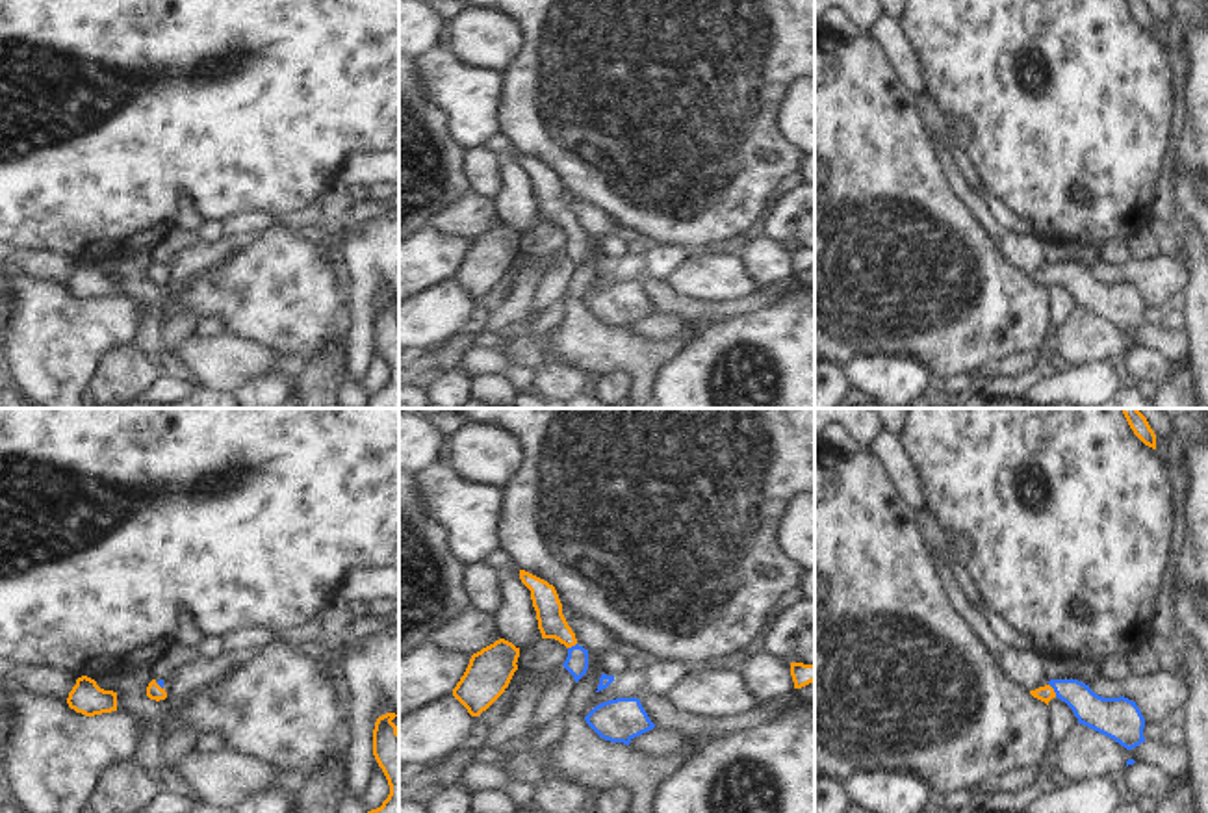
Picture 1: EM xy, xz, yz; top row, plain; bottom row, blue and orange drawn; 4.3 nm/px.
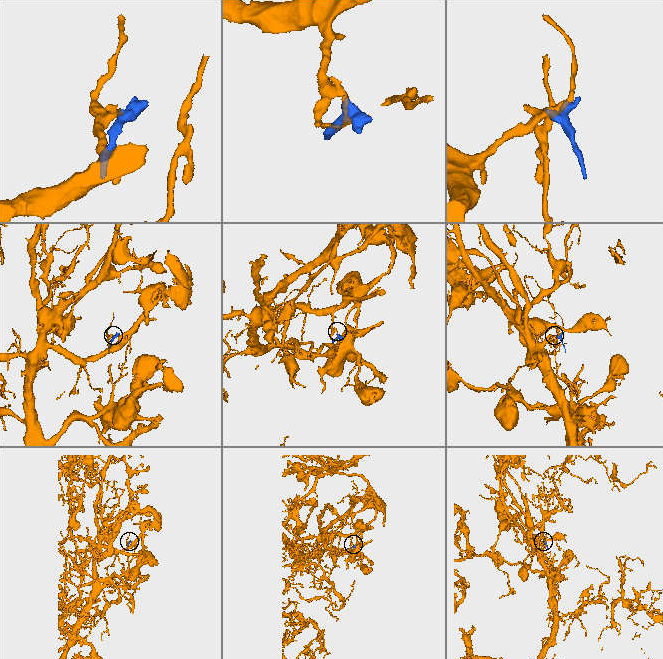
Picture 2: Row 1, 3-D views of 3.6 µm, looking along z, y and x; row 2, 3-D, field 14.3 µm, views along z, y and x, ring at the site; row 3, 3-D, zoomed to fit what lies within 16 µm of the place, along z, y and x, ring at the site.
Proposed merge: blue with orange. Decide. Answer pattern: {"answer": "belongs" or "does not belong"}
{"answer": "belongs"}

